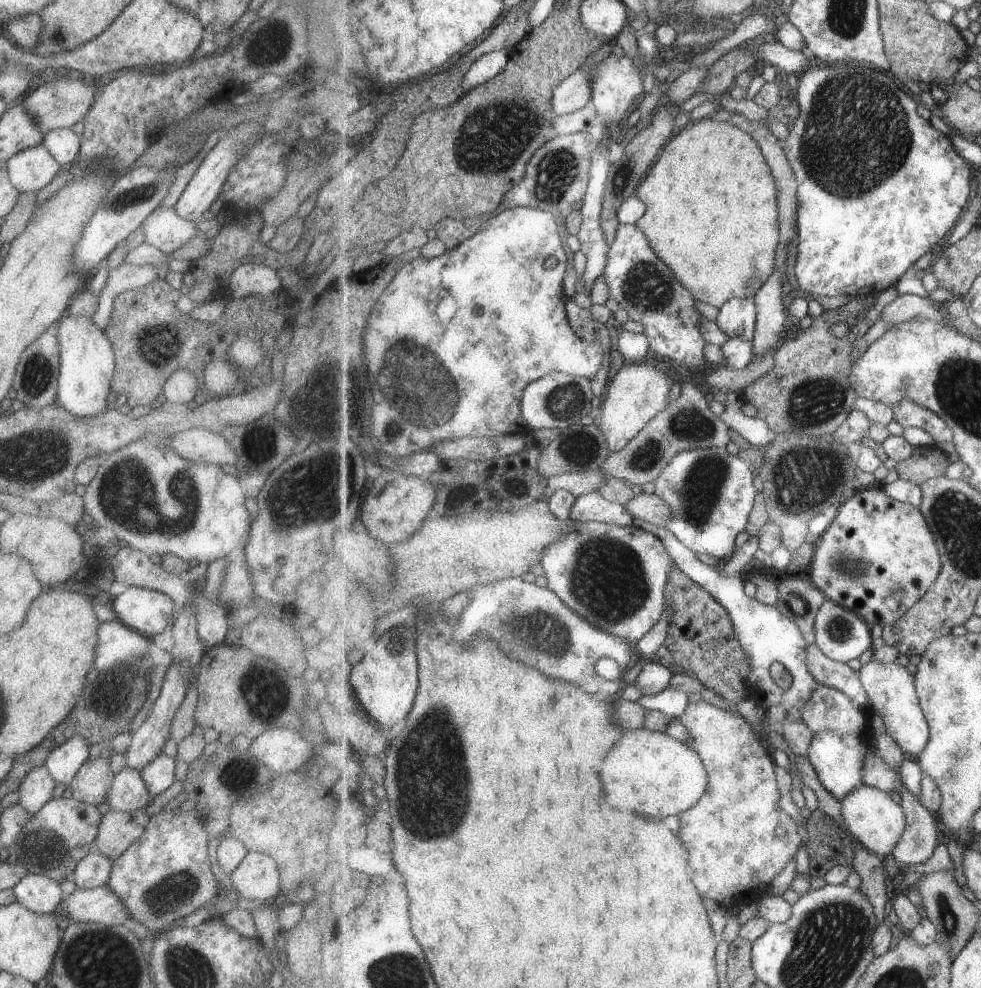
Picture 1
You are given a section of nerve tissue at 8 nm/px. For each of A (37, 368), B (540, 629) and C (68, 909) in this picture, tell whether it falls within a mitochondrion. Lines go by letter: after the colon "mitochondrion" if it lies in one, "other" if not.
A: mitochondrion
B: mitochondrion
C: other

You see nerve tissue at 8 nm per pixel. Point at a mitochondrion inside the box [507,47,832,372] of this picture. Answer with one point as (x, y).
(645, 286)

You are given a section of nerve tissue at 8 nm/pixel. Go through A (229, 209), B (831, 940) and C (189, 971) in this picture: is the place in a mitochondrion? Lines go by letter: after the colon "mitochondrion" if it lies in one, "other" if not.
A: other
B: mitochondrion
C: mitochondrion

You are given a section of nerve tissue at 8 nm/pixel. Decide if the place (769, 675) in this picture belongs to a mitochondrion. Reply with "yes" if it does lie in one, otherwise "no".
no

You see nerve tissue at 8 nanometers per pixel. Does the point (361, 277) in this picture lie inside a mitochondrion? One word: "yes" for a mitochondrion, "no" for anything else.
no

